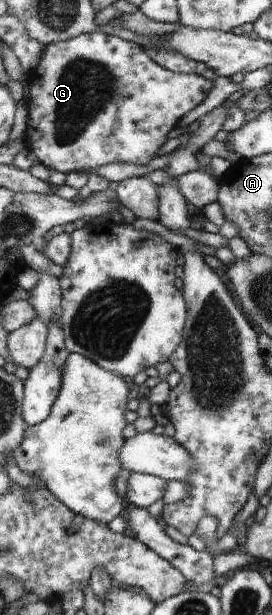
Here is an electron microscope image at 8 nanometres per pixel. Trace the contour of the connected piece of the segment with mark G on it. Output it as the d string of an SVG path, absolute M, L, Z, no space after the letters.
M85 33L69 41L61 41L55 44L49 44L43 47L39 64L27 76L29 83L29 95L27 96L27 108L29 111L29 124L25 129L23 137L26 148L37 156L37 160L47 168L54 169L64 174L72 172L81 172L85 169L94 171L96 168L108 165L109 163L133 163L134 165L147 165L149 161L157 158L157 153L161 151L161 147L168 141L167 135L177 127L177 123L182 117L203 103L209 93L214 88L214 83L201 75L172 73L167 69L157 65L147 57L147 53L143 48L131 41L125 41L115 35L107 35L106 33Z

